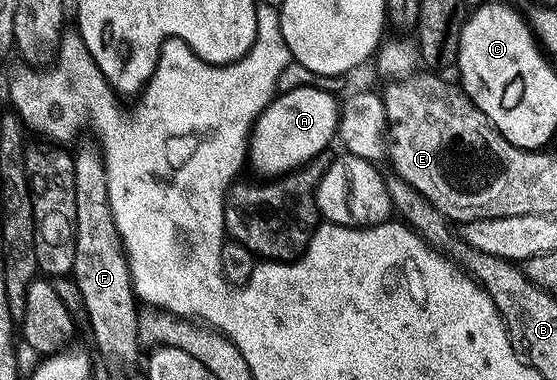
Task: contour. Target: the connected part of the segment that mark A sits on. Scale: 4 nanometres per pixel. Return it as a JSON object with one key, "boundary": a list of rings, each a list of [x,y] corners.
{"boundary":[[[314,86],[295,88],[293,91],[278,93],[269,107],[253,123],[253,133],[249,135],[248,165],[254,166],[261,176],[280,176],[290,173],[309,162],[315,155],[324,153],[329,142],[336,137],[340,127],[340,105],[330,92]]]}

